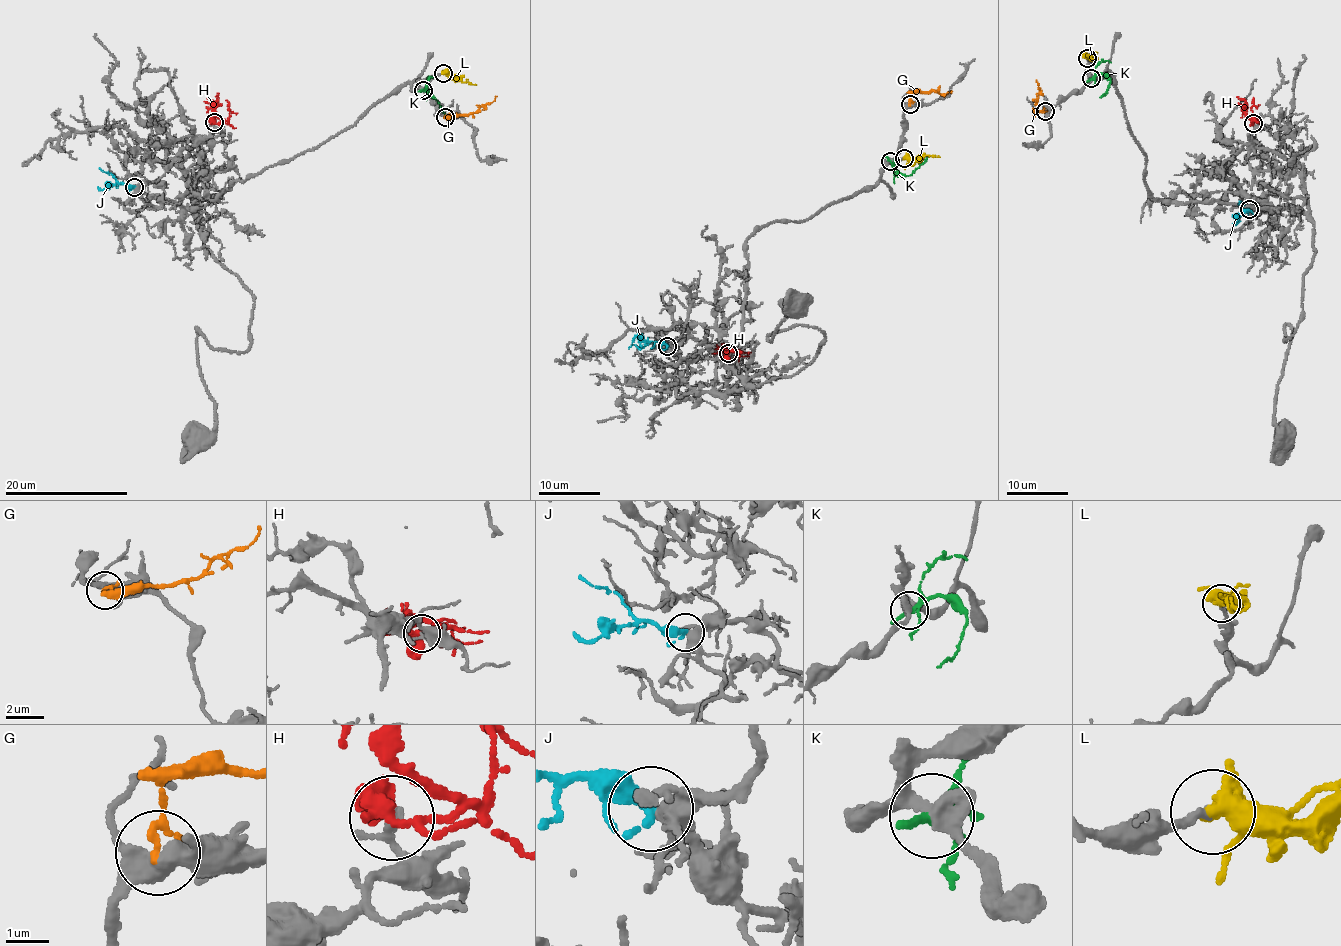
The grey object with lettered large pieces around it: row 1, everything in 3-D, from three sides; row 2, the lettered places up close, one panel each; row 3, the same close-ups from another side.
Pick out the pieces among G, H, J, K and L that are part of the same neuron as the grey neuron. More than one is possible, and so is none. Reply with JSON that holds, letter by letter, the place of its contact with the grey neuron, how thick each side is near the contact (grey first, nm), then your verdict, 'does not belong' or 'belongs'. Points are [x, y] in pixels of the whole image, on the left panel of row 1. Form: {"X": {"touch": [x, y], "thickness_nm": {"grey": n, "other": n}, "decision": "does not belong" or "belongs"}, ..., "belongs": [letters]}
{"G": {"touch": [445, 117], "thickness_nm": {"grey": 400, "other": 130}, "decision": "does not belong"}, "H": {"touch": [214, 122], "thickness_nm": {"grey": 190, "other": 320}, "decision": "does not belong"}, "J": {"touch": [134, 187], "thickness_nm": {"grey": 360, "other": 280}, "decision": "belongs"}, "K": {"touch": [423, 90], "thickness_nm": {"grey": 320, "other": 170}, "decision": "does not belong"}, "L": {"touch": [443, 73], "thickness_nm": {"grey": 190, "other": 360}, "decision": "belongs"}, "belongs": ["J", "L"]}

